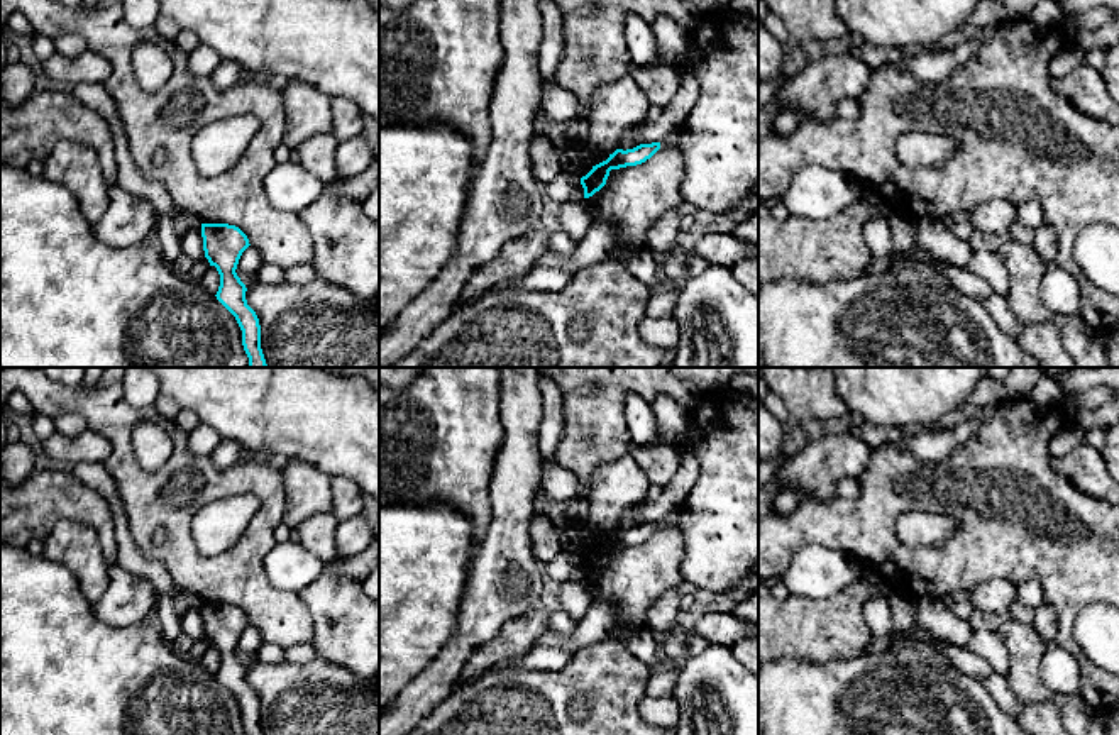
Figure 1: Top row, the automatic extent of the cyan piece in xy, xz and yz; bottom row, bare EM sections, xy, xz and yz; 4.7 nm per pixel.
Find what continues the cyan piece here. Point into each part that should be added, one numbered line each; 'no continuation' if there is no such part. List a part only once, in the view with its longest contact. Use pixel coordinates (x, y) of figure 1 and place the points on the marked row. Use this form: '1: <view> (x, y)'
no continuation

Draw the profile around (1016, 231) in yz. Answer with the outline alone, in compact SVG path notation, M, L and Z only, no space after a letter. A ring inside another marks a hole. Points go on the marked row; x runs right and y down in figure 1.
M1014 218L1012 224L1011 224L1009 229L1007 229L1007 237L1012 237L1012 239L1017 240L1017 242L1033 246L1034 230L1021 225L1021 224Z

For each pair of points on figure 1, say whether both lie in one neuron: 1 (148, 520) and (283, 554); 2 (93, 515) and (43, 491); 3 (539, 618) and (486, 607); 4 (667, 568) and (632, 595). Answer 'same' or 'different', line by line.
1: different
2: same
3: different
4: same

